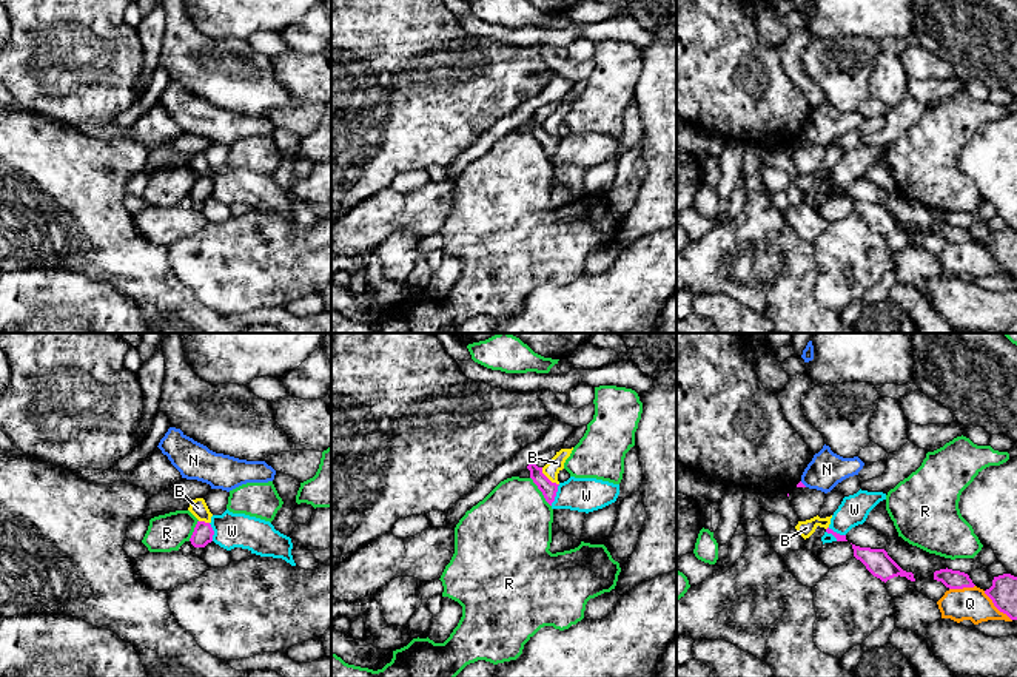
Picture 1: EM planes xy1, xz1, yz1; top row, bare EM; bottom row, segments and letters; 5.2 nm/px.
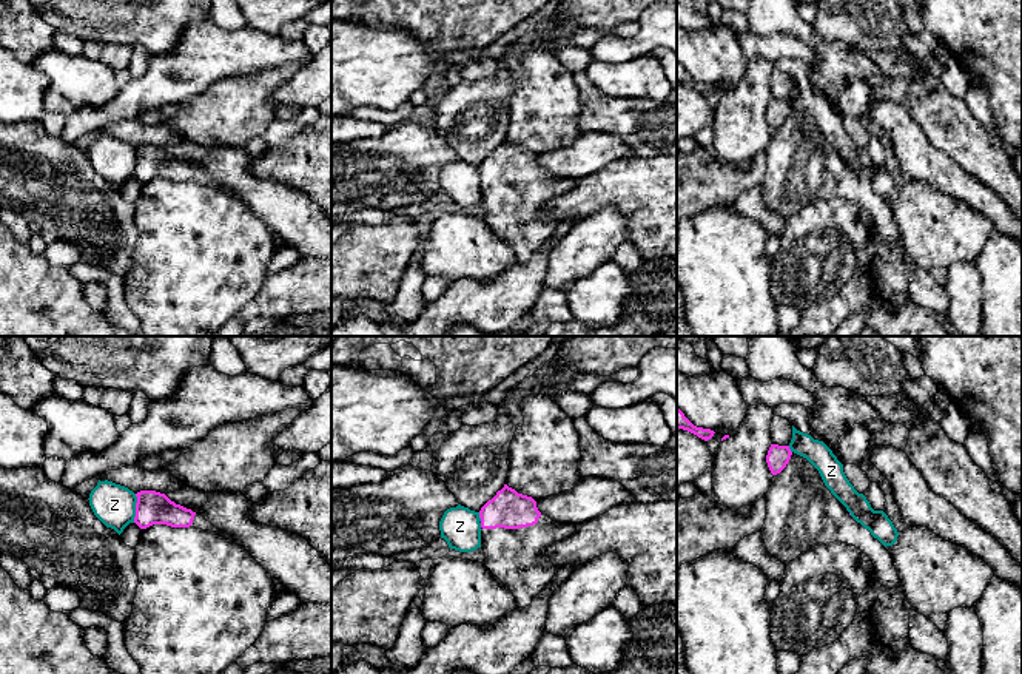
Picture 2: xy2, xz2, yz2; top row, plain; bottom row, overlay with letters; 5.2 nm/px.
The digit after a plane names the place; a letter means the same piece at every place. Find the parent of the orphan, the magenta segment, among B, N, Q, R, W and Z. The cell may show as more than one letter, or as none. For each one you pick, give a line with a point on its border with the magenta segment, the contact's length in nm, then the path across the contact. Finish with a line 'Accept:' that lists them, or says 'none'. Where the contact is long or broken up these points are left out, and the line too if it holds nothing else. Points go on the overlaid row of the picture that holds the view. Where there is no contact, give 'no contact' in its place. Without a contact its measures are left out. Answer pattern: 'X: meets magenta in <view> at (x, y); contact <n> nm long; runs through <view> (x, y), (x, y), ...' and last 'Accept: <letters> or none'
Accept: none

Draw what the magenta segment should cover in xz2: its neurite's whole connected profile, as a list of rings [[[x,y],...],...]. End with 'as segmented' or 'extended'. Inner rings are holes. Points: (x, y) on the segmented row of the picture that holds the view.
[[[504,484],[479,511],[486,568],[526,608],[550,583],[555,566],[546,549],[570,537],[577,524],[543,515],[532,497]]]; extended

